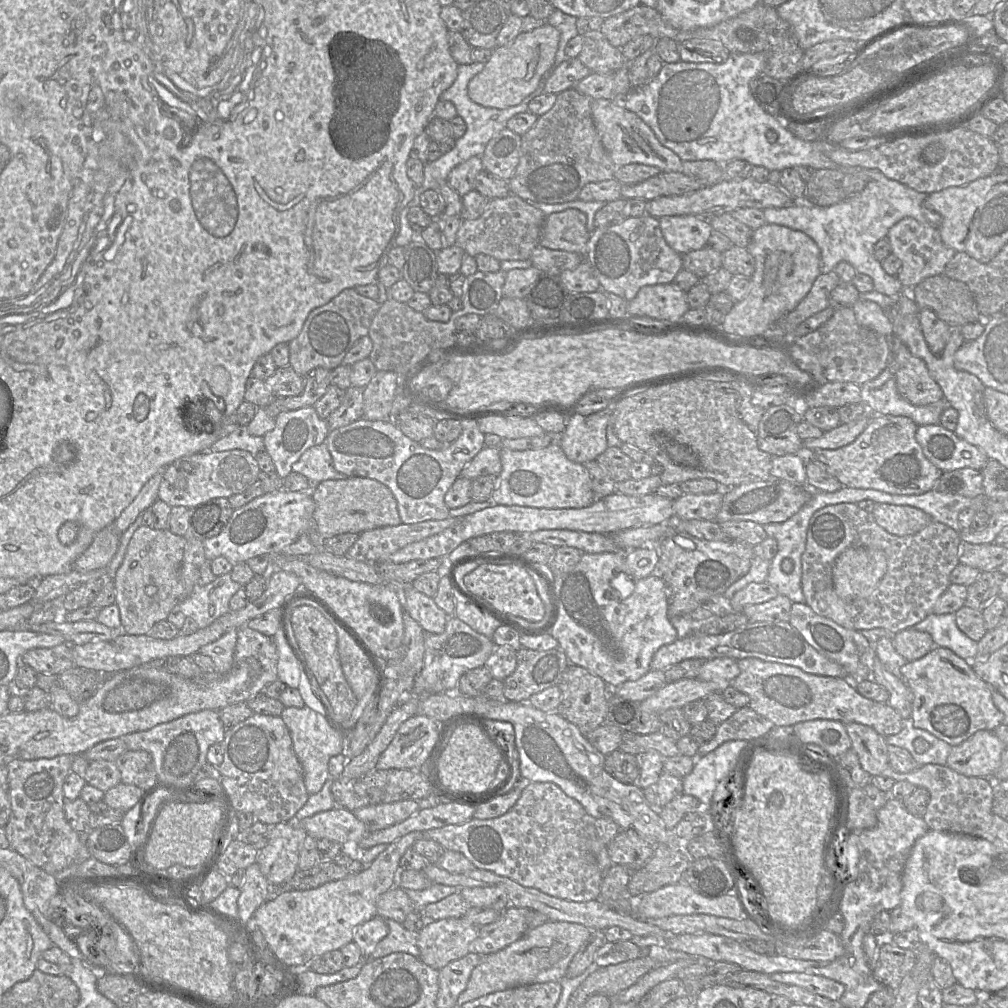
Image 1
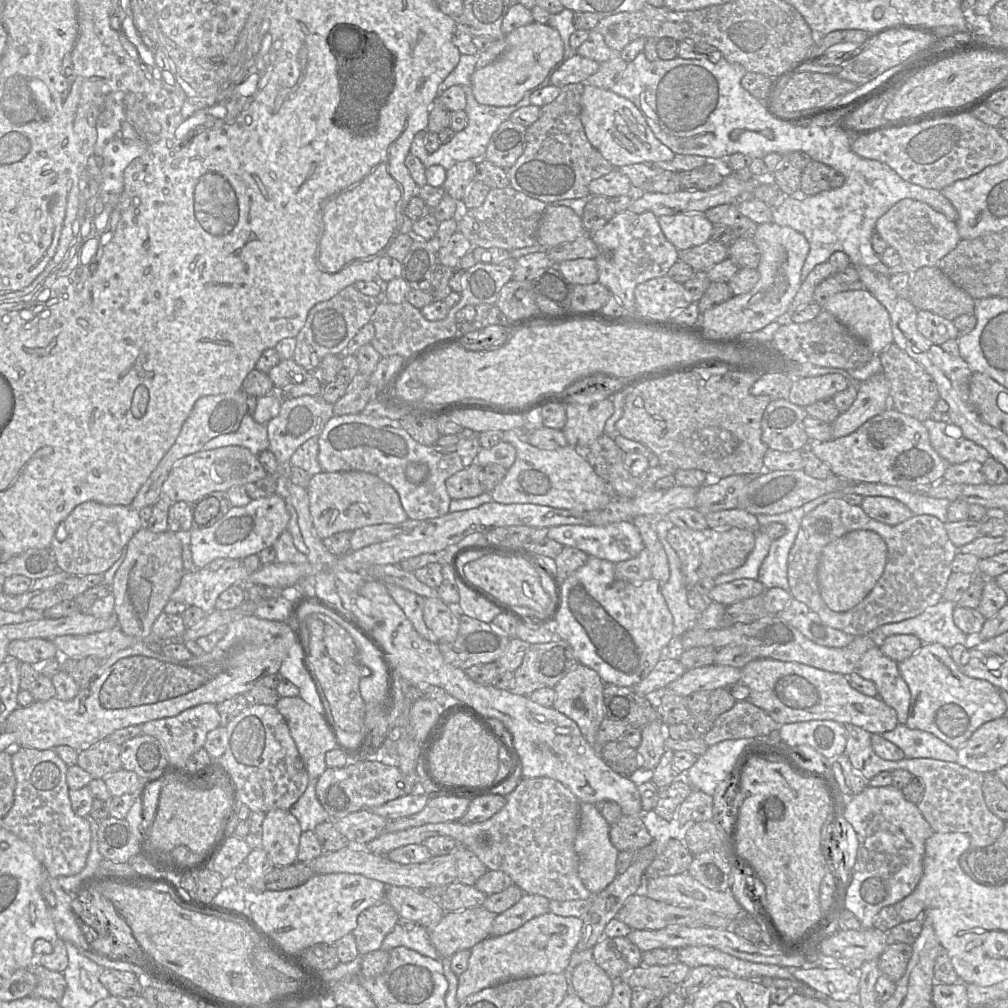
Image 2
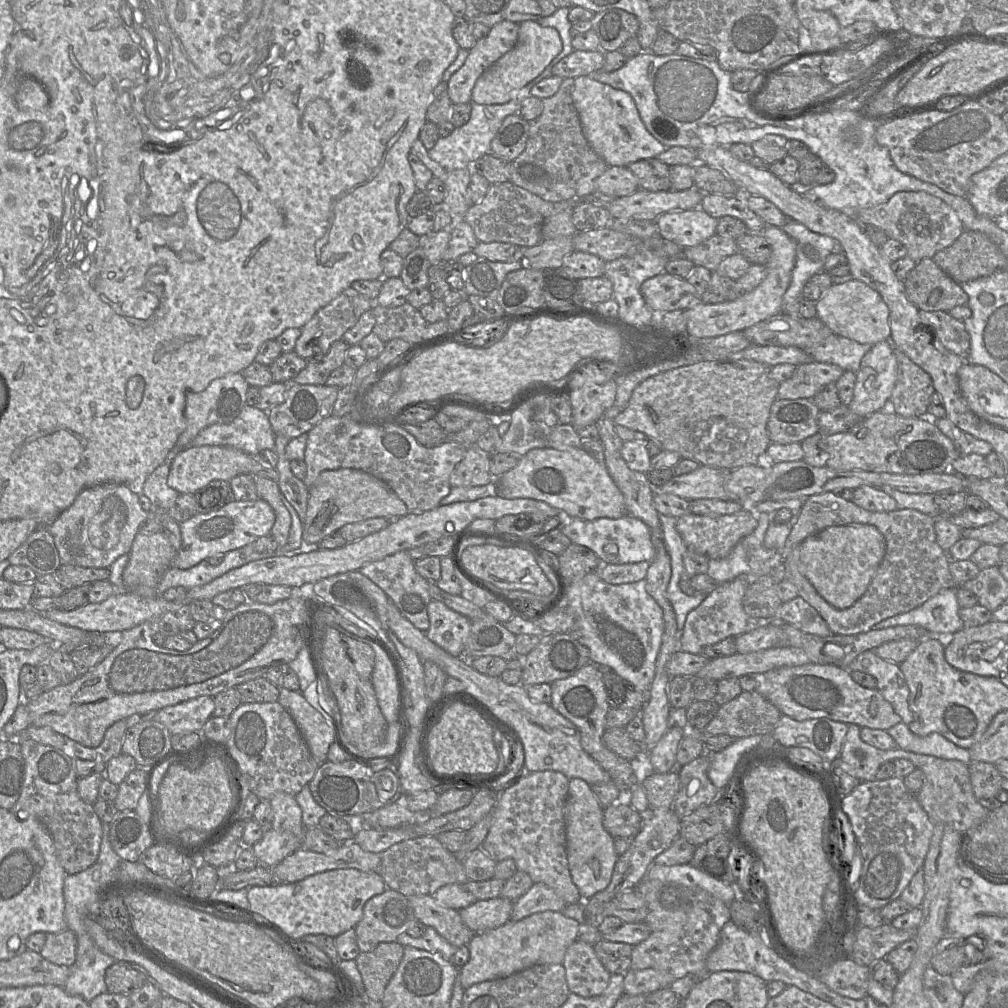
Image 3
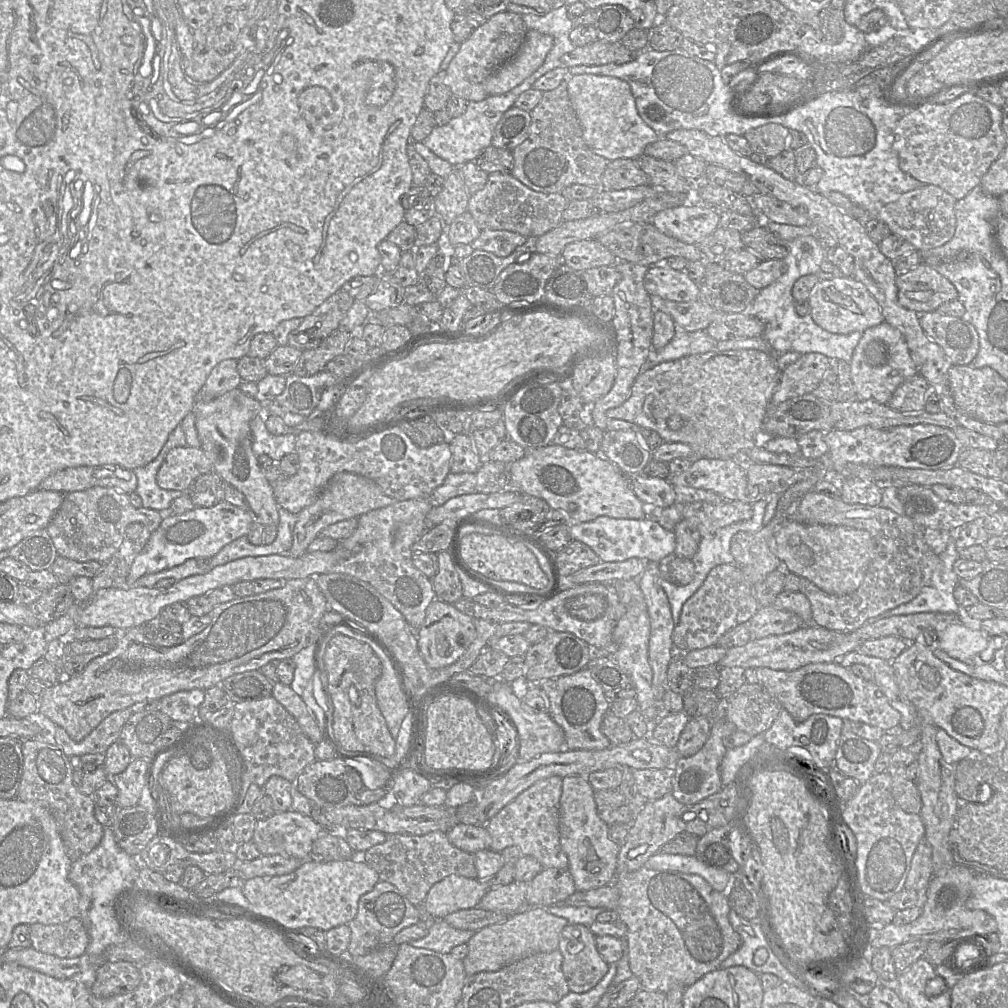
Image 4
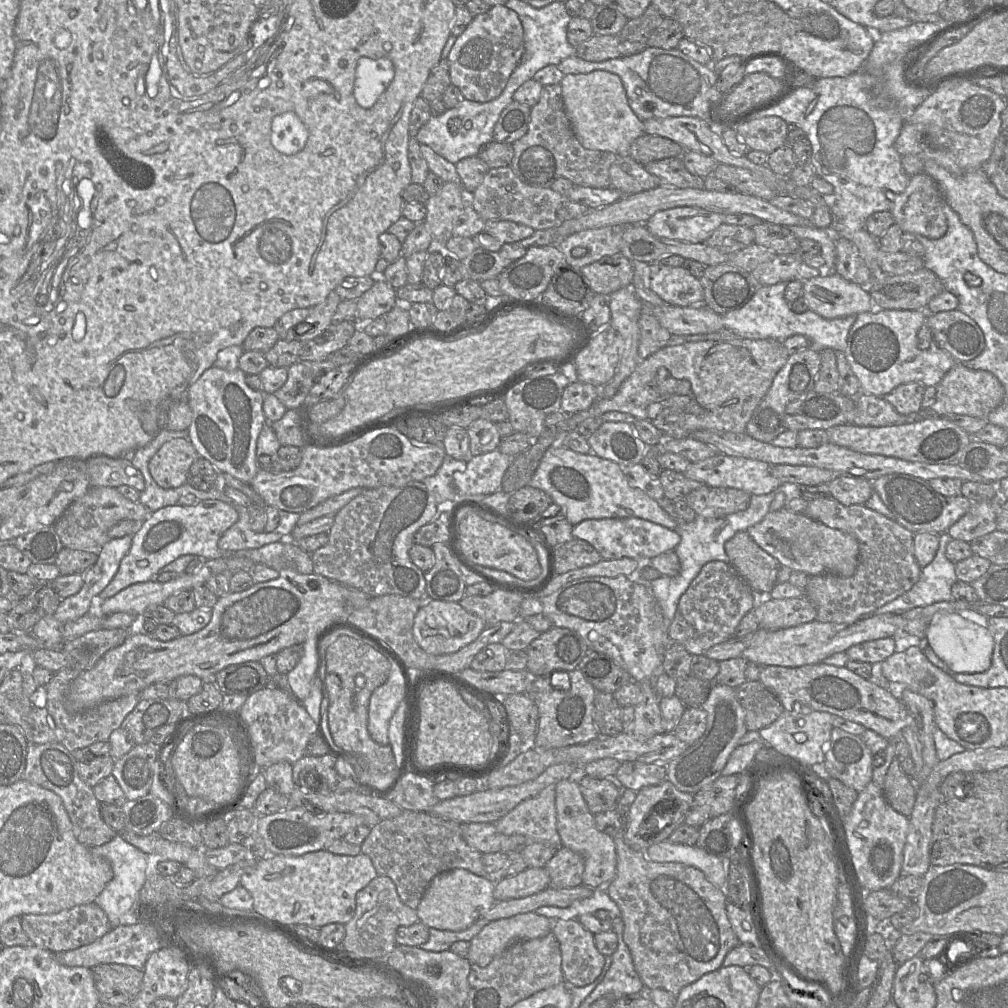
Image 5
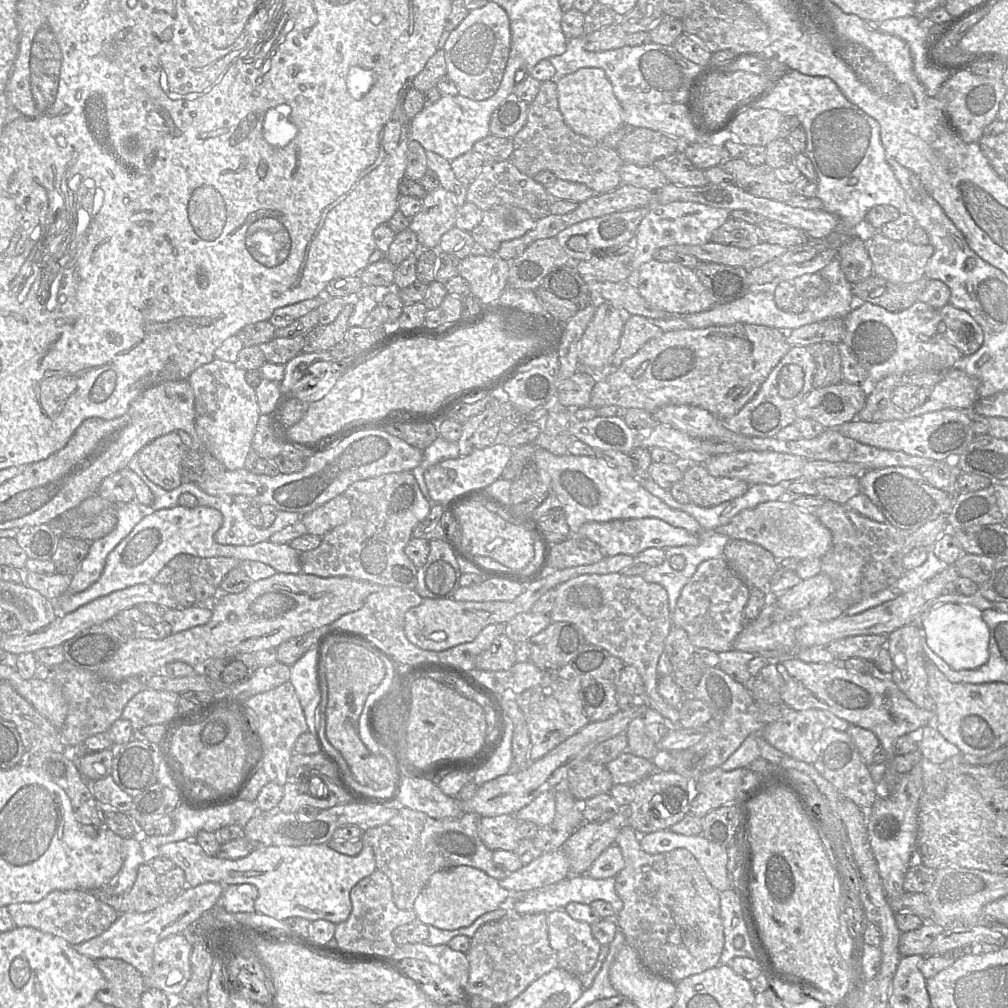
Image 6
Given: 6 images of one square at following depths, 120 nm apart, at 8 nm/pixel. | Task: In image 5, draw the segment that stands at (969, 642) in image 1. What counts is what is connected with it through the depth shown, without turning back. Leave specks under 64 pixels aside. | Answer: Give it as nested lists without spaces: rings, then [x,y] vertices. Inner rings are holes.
[[[947,532],[940,534],[937,553],[931,563],[921,568],[919,580],[909,591],[877,608],[874,615],[901,614],[916,607],[954,600],[951,588],[958,579],[955,564],[946,557],[946,546],[951,540],[952,537]]]

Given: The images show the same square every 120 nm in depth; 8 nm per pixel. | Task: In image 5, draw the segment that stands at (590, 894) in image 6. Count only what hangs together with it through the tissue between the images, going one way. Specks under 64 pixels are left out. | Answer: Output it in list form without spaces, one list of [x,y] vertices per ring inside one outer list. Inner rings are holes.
[[[595,888],[590,897],[576,900],[568,907],[542,906],[534,912],[551,920],[571,920],[577,919],[583,914],[594,915],[594,912],[600,909],[609,911],[615,917],[621,916],[618,905],[609,896],[605,888]]]

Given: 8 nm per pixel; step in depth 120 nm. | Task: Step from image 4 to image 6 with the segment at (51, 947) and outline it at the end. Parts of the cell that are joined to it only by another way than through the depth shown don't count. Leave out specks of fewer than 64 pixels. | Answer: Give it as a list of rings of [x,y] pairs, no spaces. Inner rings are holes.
[[[55,890],[35,903],[14,903],[7,906],[16,927],[32,927],[66,940],[72,946],[91,940],[106,930],[119,913],[101,901],[95,893],[83,890]]]

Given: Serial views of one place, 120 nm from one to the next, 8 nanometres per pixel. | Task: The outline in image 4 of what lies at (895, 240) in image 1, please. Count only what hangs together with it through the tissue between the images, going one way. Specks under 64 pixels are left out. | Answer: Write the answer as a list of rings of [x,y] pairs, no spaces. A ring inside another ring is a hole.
[[[923,184],[920,188],[906,192],[877,211],[866,211],[836,191],[828,192],[825,196],[832,204],[864,224],[870,219],[884,222],[891,233],[910,242],[918,251],[942,246],[950,241],[955,233],[957,200],[942,188],[932,184]]]

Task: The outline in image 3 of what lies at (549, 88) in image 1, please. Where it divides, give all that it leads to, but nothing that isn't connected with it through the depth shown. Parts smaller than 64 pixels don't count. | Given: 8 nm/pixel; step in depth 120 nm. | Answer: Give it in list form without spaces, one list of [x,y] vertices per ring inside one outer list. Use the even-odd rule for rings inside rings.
[[[573,50],[569,55],[562,58],[552,70],[552,75],[562,78],[576,78],[587,76],[592,72],[602,70],[605,52]]]

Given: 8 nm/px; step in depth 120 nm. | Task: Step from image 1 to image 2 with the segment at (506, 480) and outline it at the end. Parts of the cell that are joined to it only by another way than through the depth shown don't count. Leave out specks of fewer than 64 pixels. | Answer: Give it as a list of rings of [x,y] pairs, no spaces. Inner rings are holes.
[[[524,430],[503,432],[502,441],[516,449],[516,460],[504,479],[491,491],[493,501],[501,504],[528,503],[571,511],[604,509],[612,492],[593,470],[584,453],[569,445],[555,450],[543,450],[525,441]]]

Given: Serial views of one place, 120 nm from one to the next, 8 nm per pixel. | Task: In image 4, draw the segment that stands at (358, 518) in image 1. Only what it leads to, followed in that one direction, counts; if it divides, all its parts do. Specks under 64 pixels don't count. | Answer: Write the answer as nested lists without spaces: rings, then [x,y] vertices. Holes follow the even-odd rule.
[[[351,472],[335,474],[318,498],[297,514],[298,521],[293,530],[293,541],[288,555],[299,557],[304,554],[310,543],[325,527],[342,520],[358,518],[369,511],[389,506],[395,501],[397,500],[387,496],[374,481],[368,478]]]

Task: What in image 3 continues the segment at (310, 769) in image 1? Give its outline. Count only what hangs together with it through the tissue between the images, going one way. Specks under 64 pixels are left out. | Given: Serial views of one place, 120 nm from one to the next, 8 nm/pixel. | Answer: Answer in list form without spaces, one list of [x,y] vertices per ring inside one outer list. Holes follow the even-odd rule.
[[[281,687],[278,702],[295,721],[310,753],[319,765],[327,760],[334,733],[325,717],[304,698],[302,692]]]

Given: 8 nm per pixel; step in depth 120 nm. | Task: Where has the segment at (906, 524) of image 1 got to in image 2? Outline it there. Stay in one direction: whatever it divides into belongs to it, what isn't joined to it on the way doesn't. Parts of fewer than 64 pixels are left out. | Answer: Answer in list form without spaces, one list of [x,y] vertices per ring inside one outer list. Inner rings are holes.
[[[865,496],[860,507],[874,520],[892,526],[902,523],[914,515],[899,500],[884,496]]]

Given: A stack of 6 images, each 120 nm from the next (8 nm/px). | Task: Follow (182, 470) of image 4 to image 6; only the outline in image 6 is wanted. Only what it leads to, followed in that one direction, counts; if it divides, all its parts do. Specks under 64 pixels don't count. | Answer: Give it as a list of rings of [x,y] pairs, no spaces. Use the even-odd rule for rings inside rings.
[[[176,431],[170,432],[140,450],[139,466],[152,482],[171,491],[183,482],[182,459],[188,449]]]

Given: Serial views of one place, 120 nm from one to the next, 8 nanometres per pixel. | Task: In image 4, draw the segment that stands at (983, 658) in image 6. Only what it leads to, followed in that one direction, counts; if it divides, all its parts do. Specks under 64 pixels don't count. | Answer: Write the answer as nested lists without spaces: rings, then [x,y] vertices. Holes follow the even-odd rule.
[[[953,623],[939,634],[938,648],[946,652],[950,657],[964,663],[972,663],[973,657],[980,655],[988,646],[988,635],[979,630],[973,630],[962,623]]]

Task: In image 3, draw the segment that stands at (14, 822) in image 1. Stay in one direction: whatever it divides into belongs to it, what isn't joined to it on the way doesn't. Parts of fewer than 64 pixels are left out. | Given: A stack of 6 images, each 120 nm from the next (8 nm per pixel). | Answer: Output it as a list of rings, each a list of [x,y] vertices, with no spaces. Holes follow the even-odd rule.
[[[26,739],[21,746],[25,762],[24,778],[20,797],[11,811],[20,820],[34,819],[50,833],[59,863],[67,875],[77,874],[91,867],[98,859],[103,834],[103,823],[94,811],[93,805],[84,802],[77,790],[76,757],[70,757],[64,750]]]

